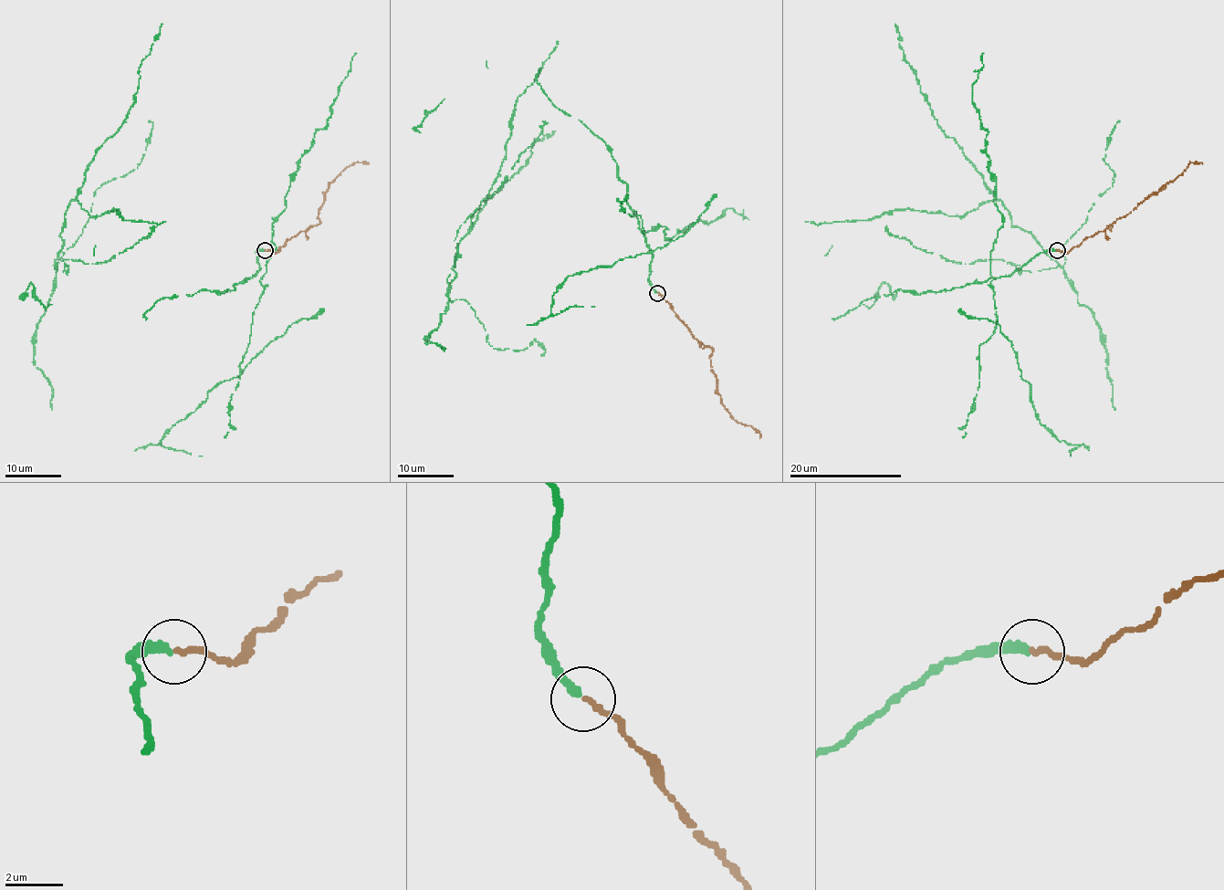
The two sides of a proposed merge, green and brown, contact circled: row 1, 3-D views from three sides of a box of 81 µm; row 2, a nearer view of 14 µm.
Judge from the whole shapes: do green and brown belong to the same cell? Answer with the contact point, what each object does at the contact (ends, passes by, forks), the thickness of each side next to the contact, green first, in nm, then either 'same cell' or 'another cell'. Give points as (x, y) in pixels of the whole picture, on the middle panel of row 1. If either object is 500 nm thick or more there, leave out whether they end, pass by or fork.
place (657, 293); green ends; brown ends; calibres 320 and 240 nm; same cell

